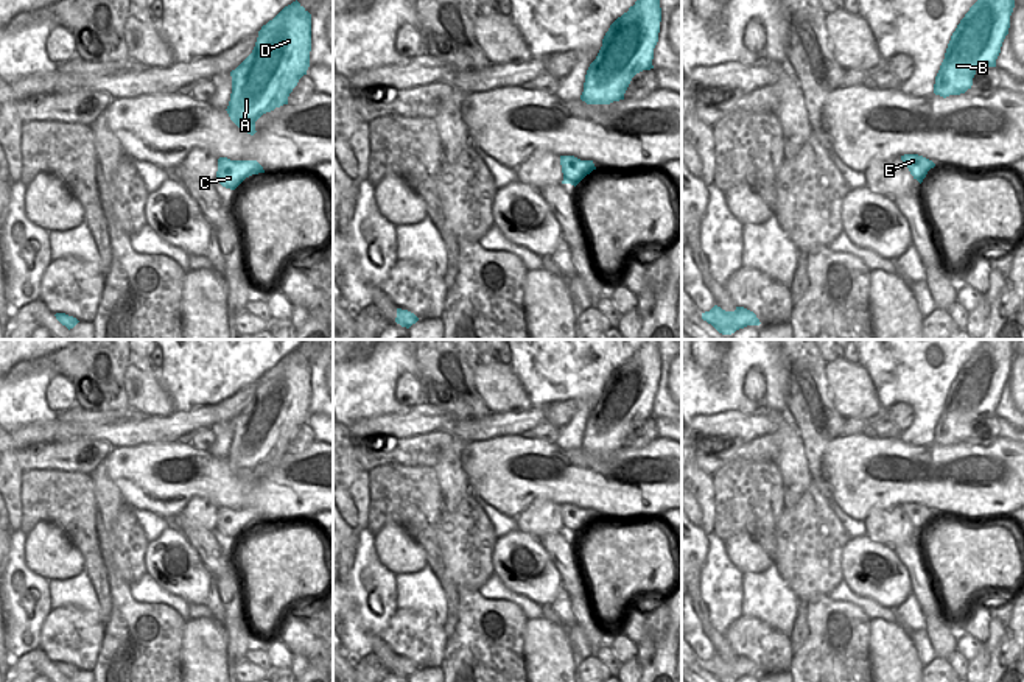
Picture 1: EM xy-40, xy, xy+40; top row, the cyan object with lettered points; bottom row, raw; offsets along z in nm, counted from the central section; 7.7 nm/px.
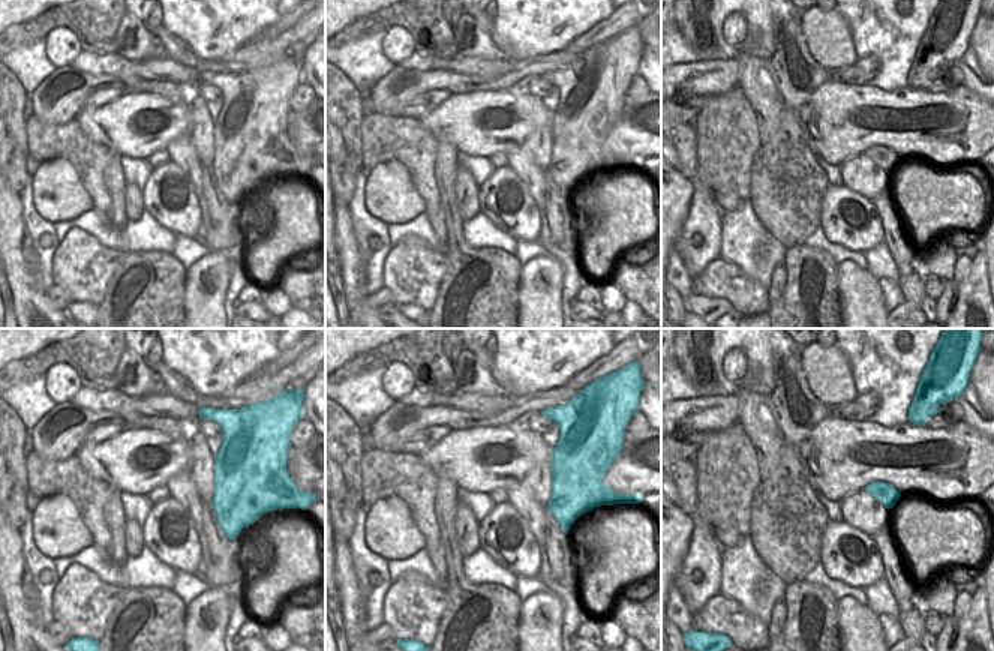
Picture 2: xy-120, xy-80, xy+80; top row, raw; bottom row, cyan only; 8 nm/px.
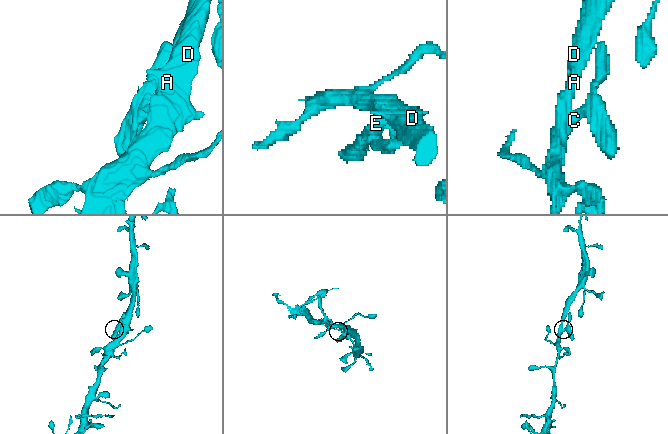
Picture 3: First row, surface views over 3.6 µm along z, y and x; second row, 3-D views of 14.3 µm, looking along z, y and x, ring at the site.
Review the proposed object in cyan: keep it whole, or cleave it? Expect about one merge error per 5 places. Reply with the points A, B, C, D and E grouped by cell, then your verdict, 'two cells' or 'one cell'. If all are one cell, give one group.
A B C D E | one cell

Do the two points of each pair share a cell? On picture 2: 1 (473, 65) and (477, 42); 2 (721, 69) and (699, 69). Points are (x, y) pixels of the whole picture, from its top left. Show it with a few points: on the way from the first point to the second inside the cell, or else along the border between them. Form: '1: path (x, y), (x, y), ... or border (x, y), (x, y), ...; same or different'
1: border (458, 54), (482, 56), (486, 59), (502, 57); different
2: path (715, 69), (705, 69); same

